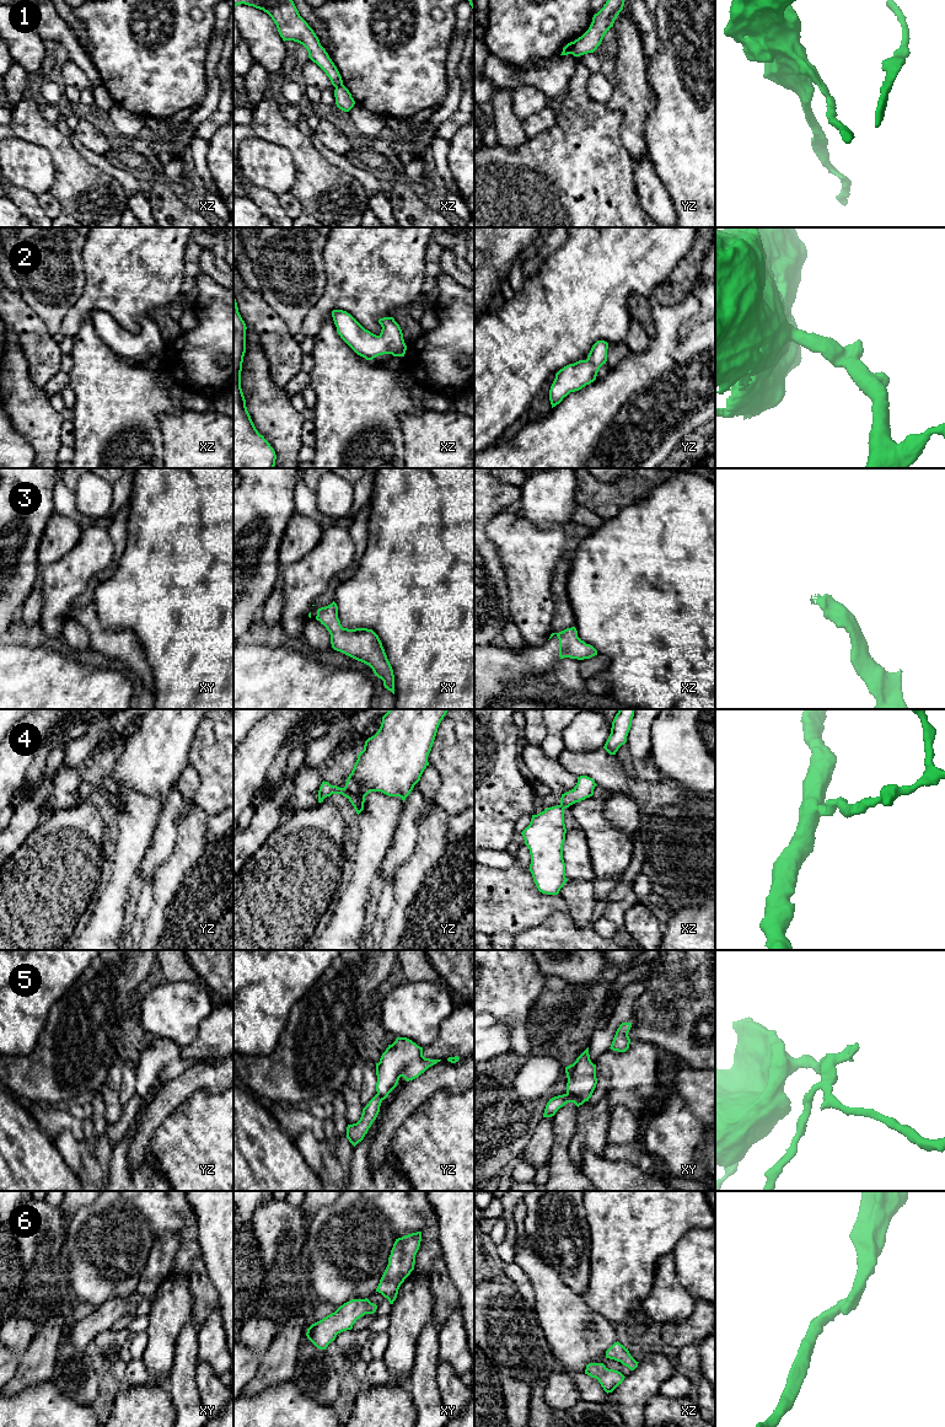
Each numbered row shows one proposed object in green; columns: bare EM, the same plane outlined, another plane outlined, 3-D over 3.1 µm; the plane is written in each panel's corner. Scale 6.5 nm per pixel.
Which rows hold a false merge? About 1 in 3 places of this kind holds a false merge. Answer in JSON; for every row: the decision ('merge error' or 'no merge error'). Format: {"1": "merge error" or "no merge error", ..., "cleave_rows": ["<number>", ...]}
{"1": "merge error", "2": "no merge error", "3": "no merge error", "4": "no merge error", "5": "merge error", "6": "no merge error", "cleave_rows": ["1", "5"]}

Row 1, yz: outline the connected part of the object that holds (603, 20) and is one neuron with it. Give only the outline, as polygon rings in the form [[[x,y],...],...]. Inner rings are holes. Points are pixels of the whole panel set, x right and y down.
[[[607,0],[603,7],[594,15],[589,29],[574,41],[571,54],[580,57],[594,53],[601,44],[605,34],[613,27],[614,20],[623,10],[624,0]]]

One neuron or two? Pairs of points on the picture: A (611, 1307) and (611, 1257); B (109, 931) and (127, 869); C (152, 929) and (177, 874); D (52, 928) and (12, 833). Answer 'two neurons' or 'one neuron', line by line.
A: one neuron
B: one neuron
C: one neuron
D: two neurons

